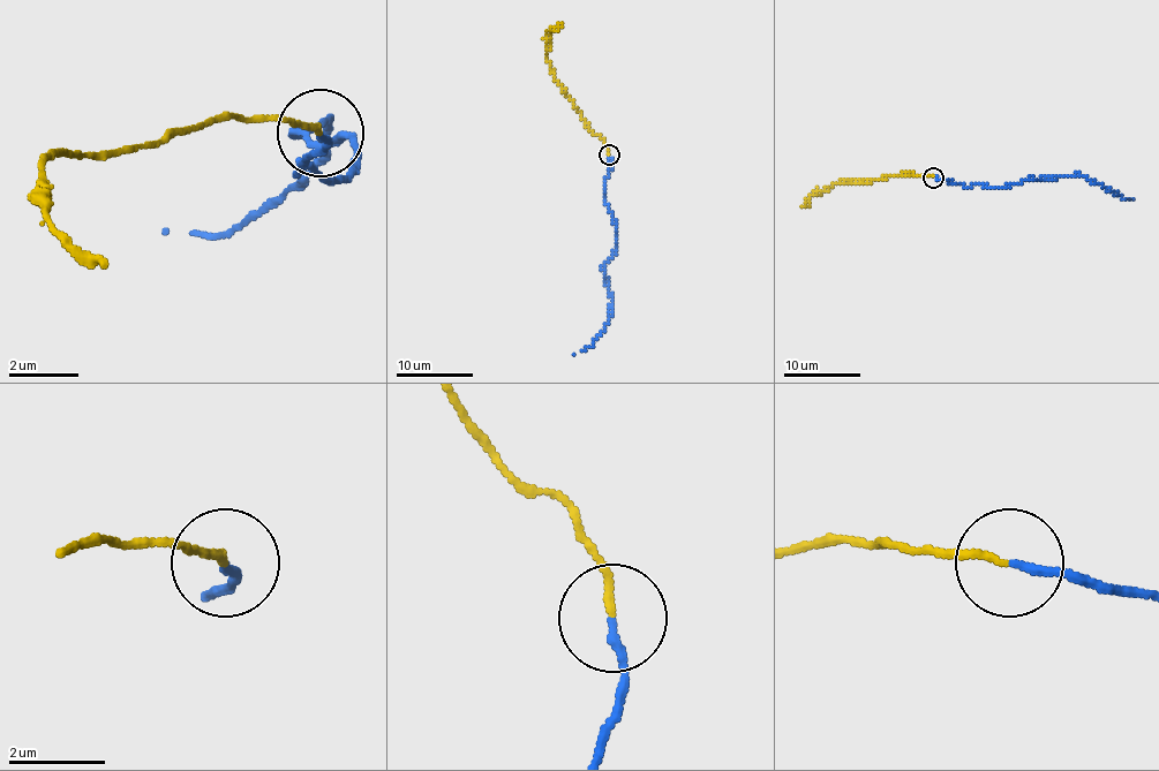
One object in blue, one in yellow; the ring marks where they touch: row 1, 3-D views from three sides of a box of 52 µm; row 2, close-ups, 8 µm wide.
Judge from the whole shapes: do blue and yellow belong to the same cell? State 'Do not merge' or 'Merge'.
Merge

